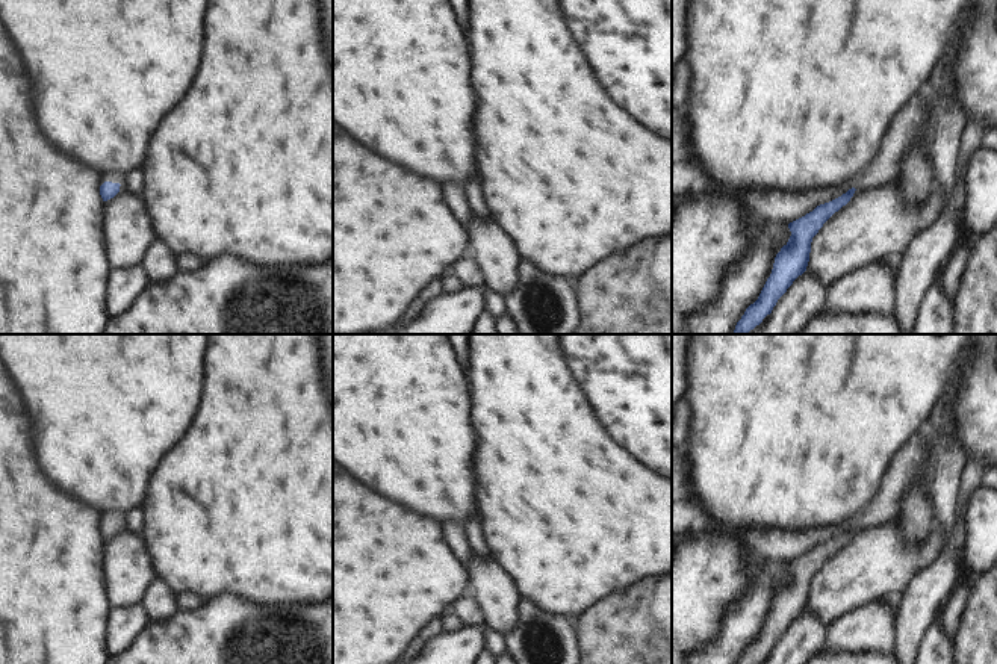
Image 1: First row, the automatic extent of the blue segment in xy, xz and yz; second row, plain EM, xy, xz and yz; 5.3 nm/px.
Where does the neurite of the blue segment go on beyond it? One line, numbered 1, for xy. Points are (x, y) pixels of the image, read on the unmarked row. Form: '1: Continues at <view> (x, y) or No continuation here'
1: Continues at xy (115, 518)

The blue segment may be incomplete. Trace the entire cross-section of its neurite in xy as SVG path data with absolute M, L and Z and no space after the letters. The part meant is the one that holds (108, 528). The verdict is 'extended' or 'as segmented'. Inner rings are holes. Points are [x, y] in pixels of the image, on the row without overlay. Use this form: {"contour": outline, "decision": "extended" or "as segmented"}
{"contour": "M109 513L106 520L100 525L103 540L113 537L120 531L120 514Z", "decision": "extended"}

